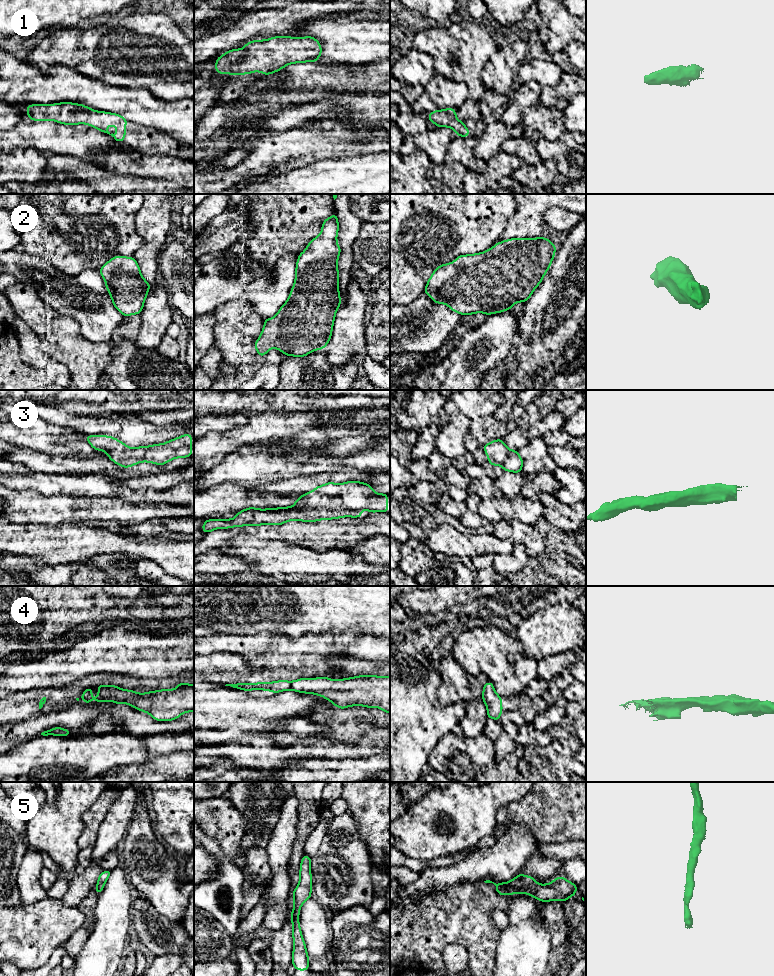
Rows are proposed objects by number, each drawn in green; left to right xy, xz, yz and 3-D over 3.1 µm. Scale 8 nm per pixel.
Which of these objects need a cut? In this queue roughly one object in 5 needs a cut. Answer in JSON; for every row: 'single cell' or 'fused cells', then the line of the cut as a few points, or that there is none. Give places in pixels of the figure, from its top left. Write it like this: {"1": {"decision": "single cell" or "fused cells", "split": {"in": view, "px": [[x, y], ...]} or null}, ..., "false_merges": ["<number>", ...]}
{"1": {"decision": "single cell", "split": null}, "2": {"decision": "single cell", "split": null}, "3": {"decision": "single cell", "split": null}, "4": {"decision": "single cell", "split": null}, "5": {"decision": "single cell", "split": null}, "false_merges": []}

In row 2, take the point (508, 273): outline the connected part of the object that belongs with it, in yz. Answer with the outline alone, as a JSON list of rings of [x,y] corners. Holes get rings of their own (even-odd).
[[[543,236],[504,240],[484,252],[460,255],[454,262],[439,265],[423,293],[428,294],[435,303],[446,304],[461,315],[504,312],[531,297],[547,273],[555,252],[556,246]]]

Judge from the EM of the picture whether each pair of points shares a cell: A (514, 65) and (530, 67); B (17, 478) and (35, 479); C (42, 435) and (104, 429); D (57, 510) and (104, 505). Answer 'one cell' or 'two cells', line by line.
A: two cells
B: one cell
C: two cells
D: one cell

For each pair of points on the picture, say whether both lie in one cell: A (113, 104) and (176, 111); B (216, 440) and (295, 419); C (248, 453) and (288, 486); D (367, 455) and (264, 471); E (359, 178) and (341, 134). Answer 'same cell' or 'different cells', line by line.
A: same cell
B: same cell
C: different cells
D: same cell
E: different cells

